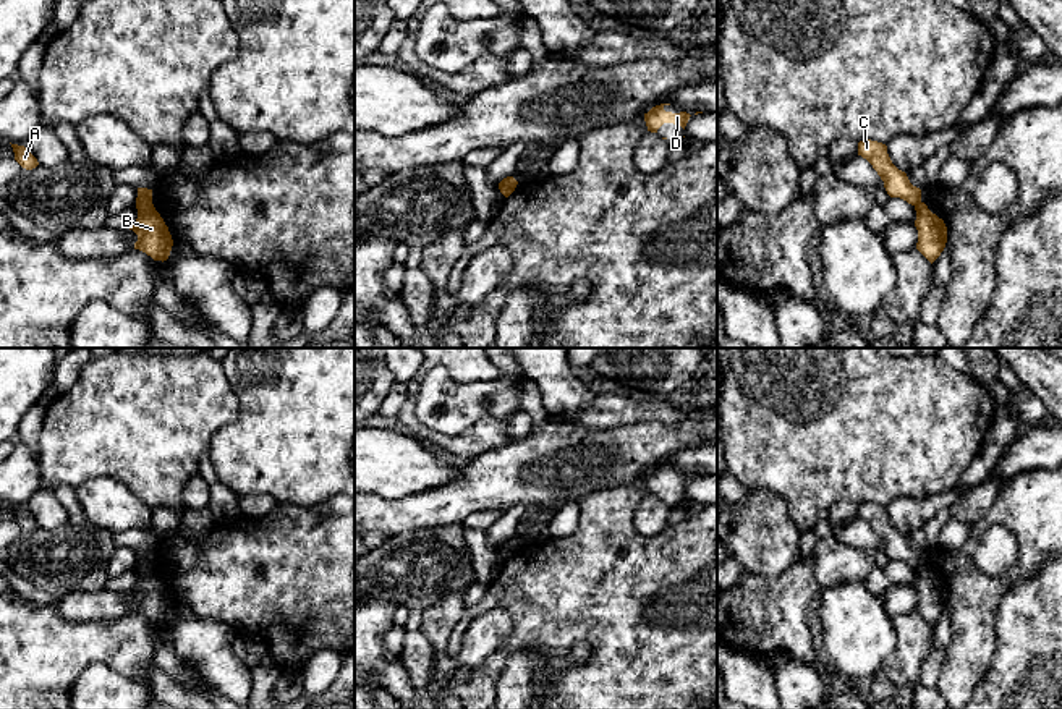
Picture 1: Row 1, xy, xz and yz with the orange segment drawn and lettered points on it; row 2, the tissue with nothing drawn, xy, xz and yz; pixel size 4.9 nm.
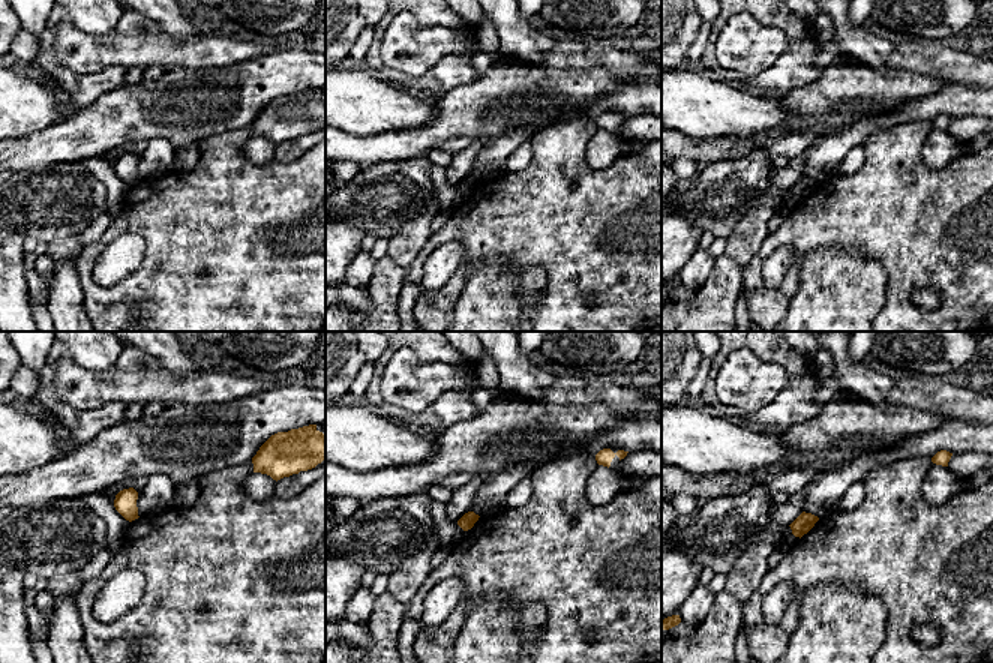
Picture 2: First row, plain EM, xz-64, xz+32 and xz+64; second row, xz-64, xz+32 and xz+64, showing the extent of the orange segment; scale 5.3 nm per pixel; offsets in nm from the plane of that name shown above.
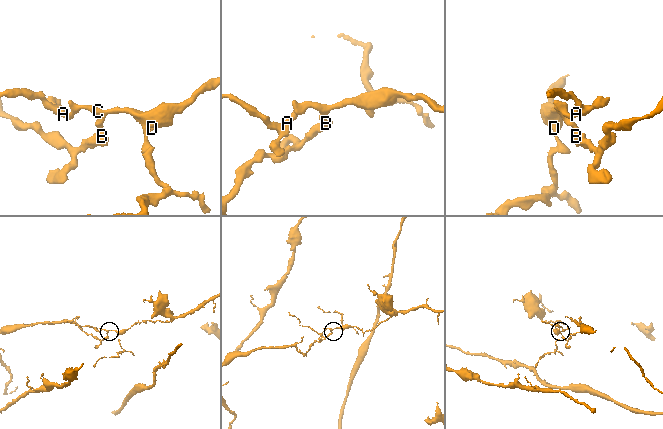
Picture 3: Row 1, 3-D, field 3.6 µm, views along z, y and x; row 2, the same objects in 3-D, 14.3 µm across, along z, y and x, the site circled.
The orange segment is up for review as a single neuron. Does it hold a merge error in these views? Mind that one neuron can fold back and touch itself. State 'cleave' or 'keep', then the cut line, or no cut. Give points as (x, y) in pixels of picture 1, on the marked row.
cleave; cut in xy along (151, 201), (136, 204)

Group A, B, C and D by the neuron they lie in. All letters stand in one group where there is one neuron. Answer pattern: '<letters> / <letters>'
A C D / B

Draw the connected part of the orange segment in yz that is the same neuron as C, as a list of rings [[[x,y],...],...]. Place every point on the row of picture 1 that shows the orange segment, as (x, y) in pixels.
[[[871,139],[860,141],[858,155],[873,165],[884,181],[884,188],[890,197],[900,197],[911,206],[921,202],[921,189],[913,186],[907,173],[892,163],[886,144]]]

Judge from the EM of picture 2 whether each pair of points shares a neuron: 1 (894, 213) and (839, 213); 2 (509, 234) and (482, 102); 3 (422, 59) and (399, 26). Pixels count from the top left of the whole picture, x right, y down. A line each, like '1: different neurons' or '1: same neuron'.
1: same neuron
2: different neurons
3: same neuron

